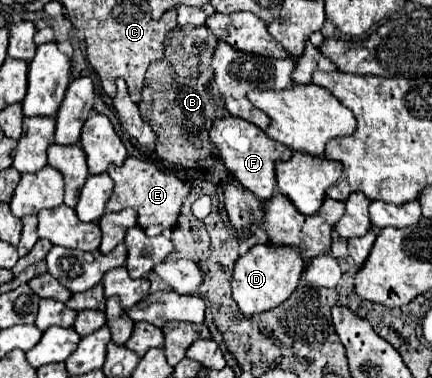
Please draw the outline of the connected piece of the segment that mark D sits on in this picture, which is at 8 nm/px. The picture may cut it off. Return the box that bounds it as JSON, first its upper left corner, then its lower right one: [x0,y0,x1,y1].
[233,245,307,317]

